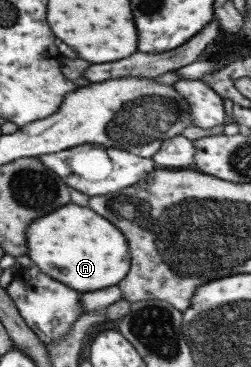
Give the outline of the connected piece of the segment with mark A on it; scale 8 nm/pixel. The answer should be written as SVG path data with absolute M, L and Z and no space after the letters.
M65 204L43 218L35 218L25 230L25 240L27 258L43 274L79 292L115 286L129 270L130 256L123 234L83 206Z

